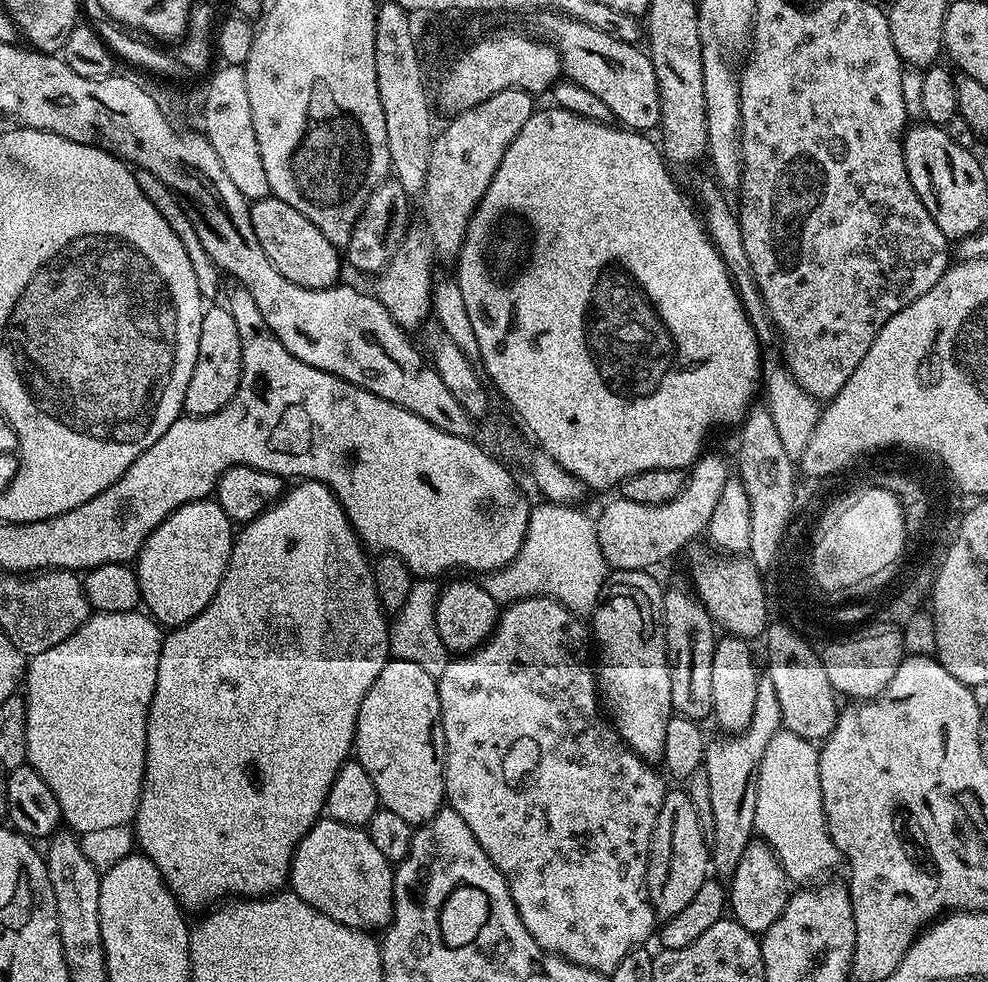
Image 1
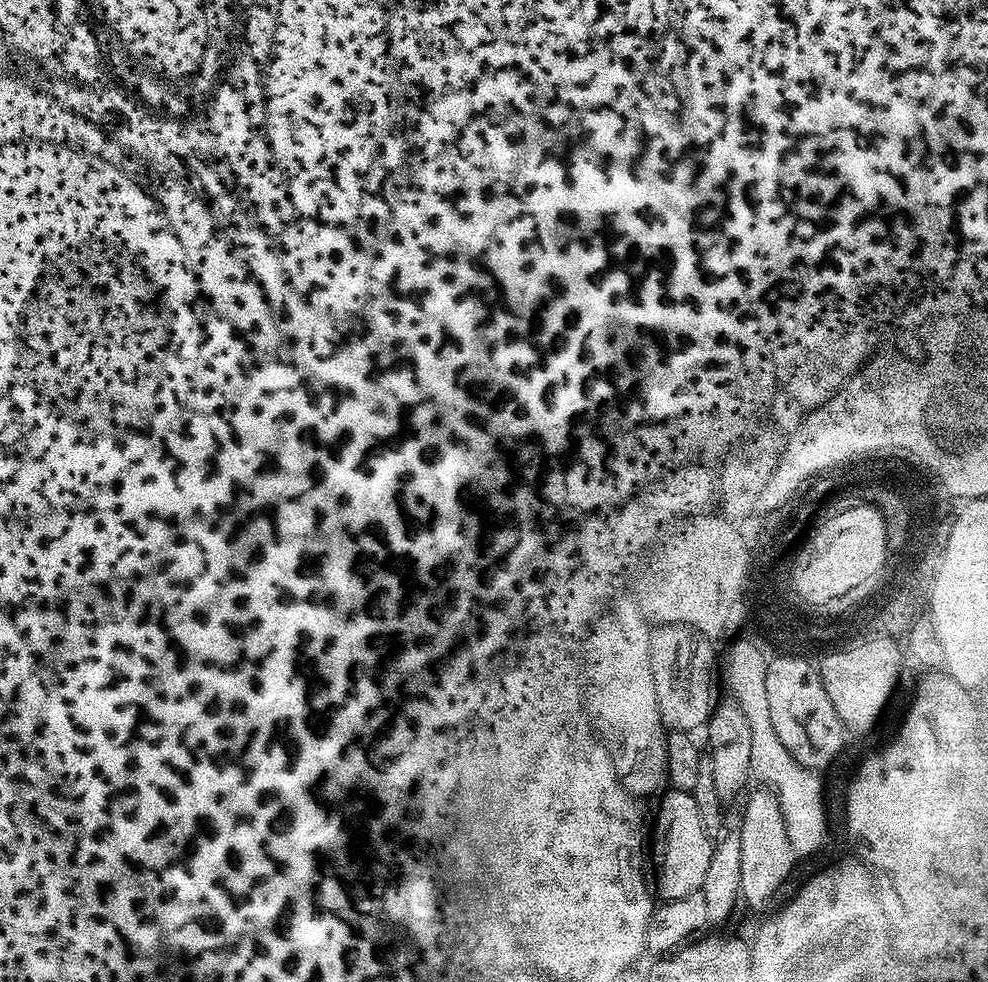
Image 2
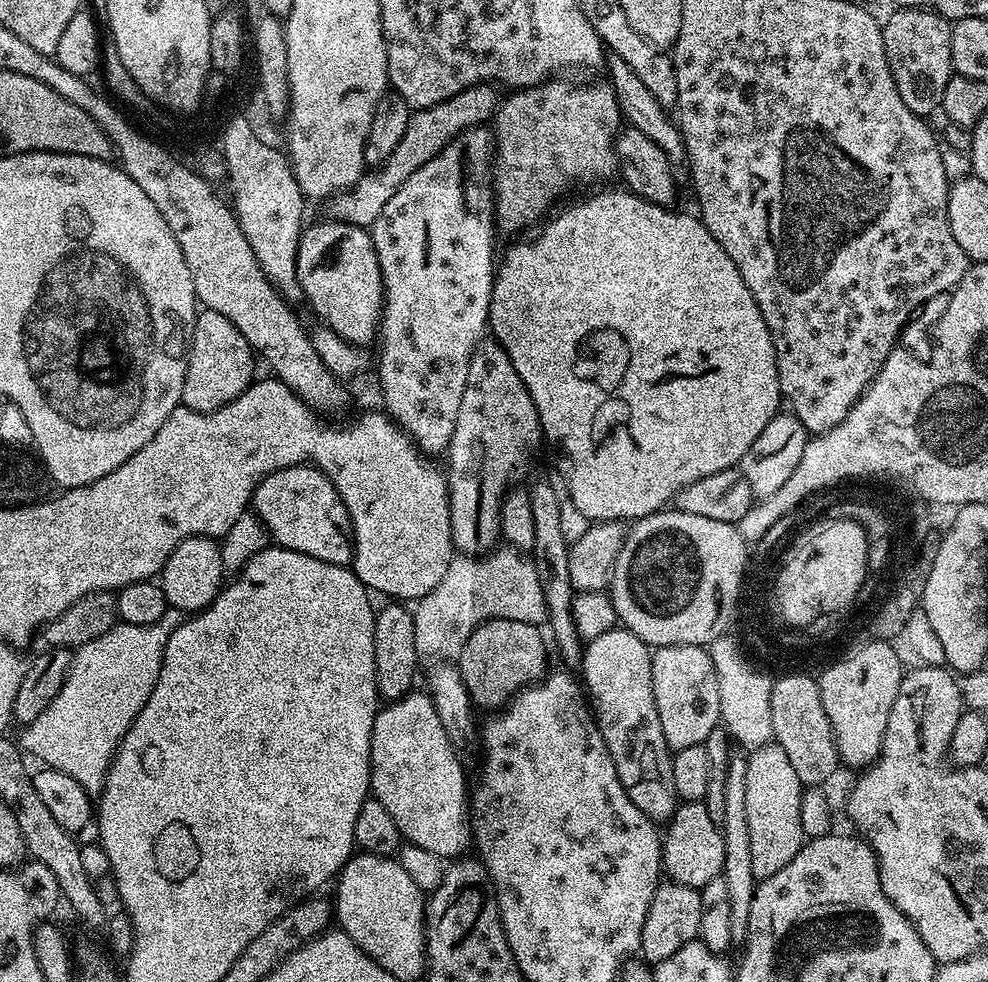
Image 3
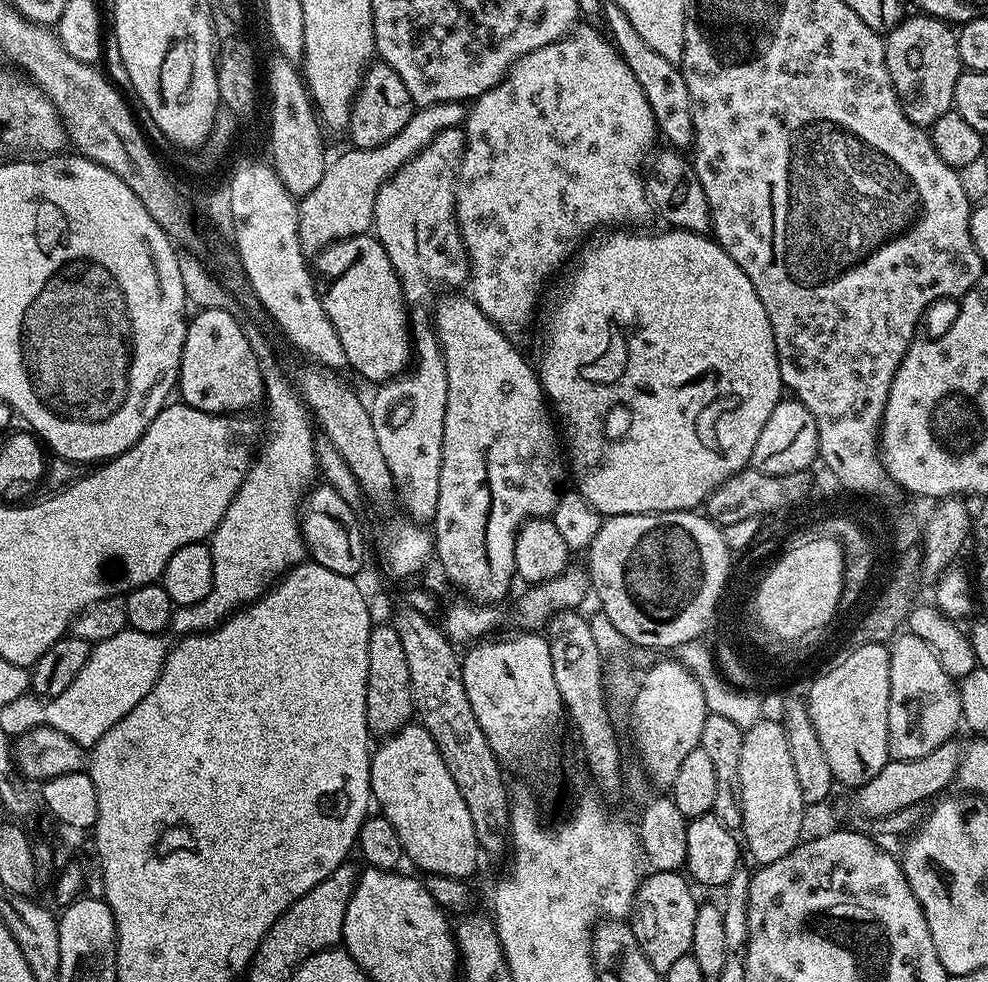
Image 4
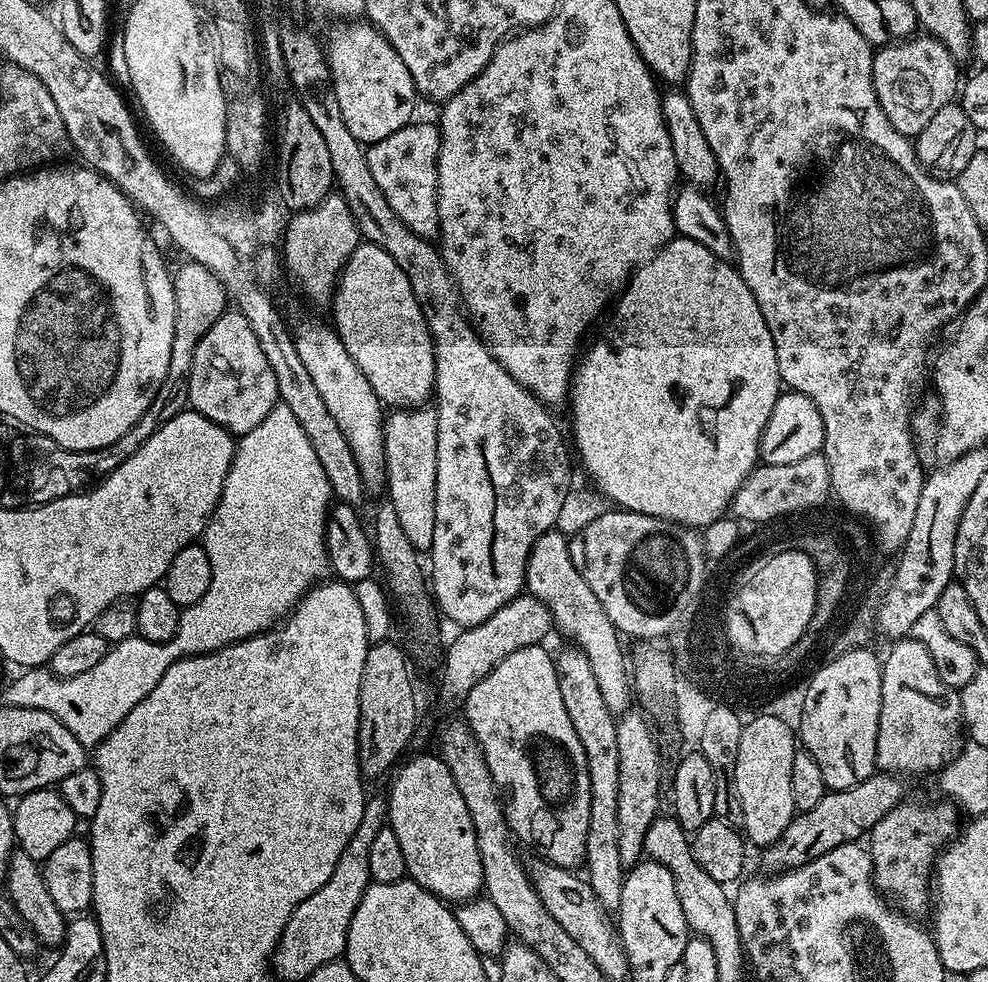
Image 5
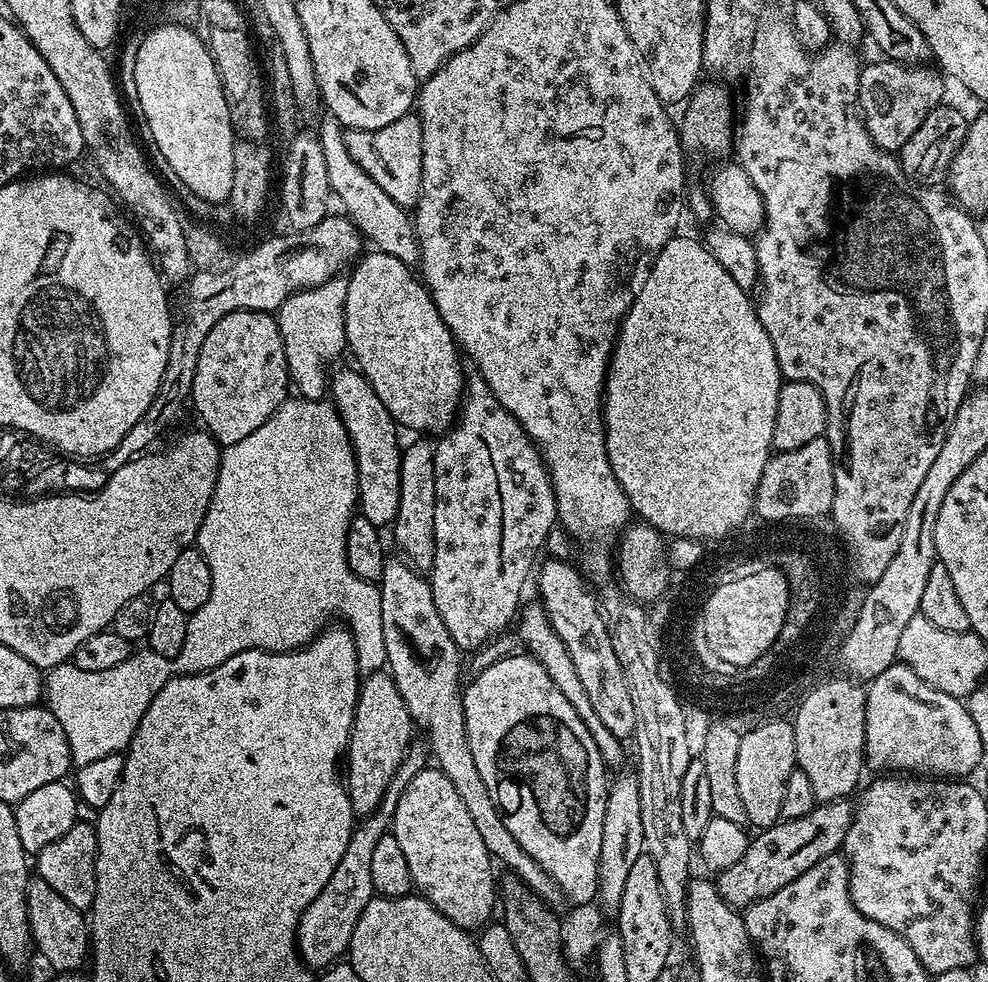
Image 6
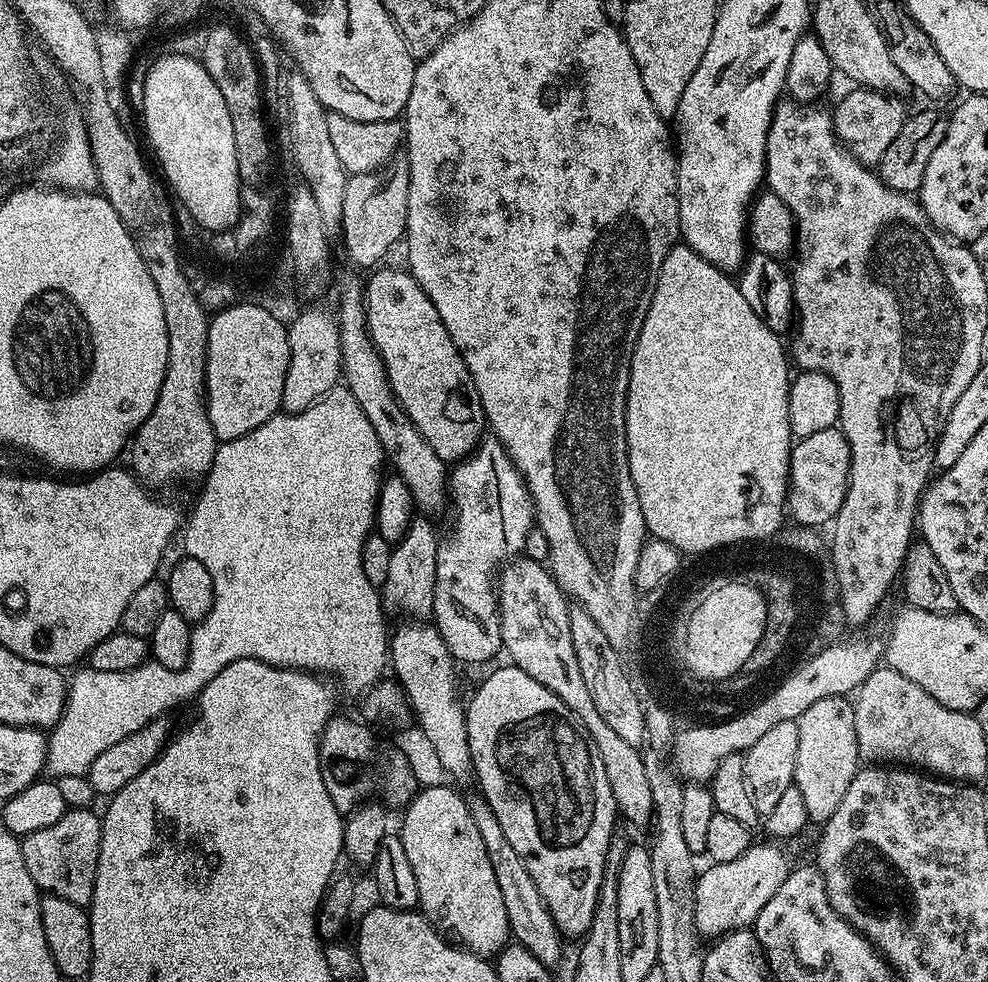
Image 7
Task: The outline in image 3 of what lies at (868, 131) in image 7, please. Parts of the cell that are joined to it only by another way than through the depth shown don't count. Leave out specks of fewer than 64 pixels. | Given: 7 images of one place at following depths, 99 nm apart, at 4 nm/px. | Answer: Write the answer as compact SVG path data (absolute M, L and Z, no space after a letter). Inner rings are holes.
M896 8L893 16L883 21L884 49L890 66L890 74L898 86L898 94L902 94L902 102L910 106L916 116L931 117L932 111L937 111L942 102L942 94L946 94L946 82L952 77L952 55L950 54L950 38L952 24L945 16L940 16L929 8Z

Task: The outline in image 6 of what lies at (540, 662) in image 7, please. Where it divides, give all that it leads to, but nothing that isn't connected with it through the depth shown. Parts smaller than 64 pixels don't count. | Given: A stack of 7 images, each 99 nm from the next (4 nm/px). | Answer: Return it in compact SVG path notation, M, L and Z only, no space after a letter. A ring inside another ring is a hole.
M539 602L525 603L518 613L519 624L520 640L522 643L528 644L527 655L533 656L538 662L542 662L542 666L546 666L546 674L550 674L550 678L554 678L554 686L558 686L558 690L562 690L566 702L570 702L570 706L574 706L574 710L582 718L586 730L590 730L605 765L609 769L622 767L625 745L617 736L610 734L610 730L606 730L606 726L602 726L598 714L594 714L594 706L590 706L590 698L586 694L586 689L582 687L582 681L578 679L578 670L574 670L574 662L570 662L570 650L566 650L562 638L558 638L554 626L550 626L550 618L546 614L543 604Z

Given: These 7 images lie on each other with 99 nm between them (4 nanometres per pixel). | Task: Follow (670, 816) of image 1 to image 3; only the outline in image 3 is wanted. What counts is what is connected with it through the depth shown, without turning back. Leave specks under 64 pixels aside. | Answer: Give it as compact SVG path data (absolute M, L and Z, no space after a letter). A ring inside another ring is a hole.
M684 802L677 807L662 832L662 868L667 879L673 884L690 886L697 890L703 888L706 882L713 880L715 876L721 875L723 870L723 834L721 825L710 818L710 810L706 810L703 802Z

